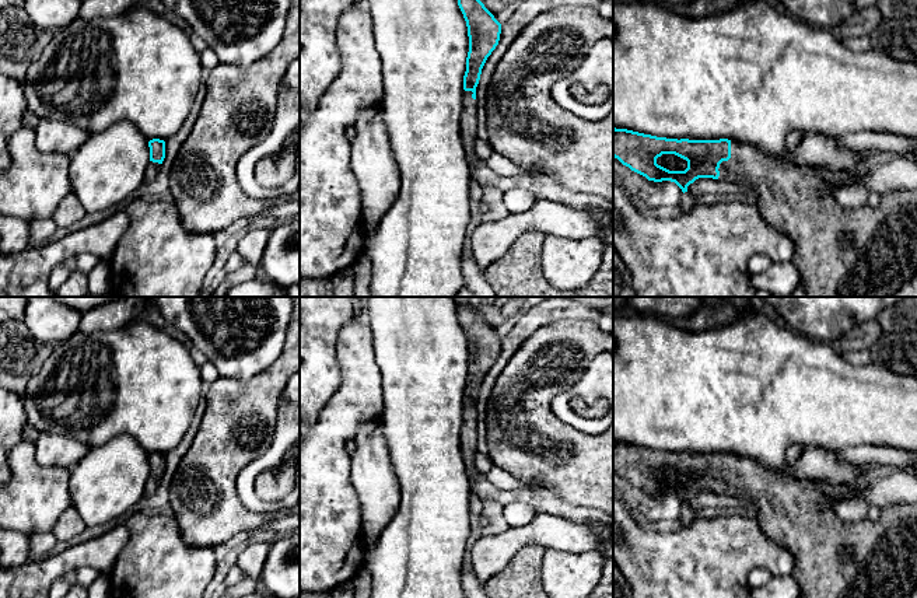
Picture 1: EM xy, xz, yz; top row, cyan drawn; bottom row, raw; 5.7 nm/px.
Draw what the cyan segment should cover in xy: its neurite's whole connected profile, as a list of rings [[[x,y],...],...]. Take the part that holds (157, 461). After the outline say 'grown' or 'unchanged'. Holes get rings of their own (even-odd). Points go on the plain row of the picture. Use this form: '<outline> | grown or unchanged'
[[[153,452],[148,455],[148,461],[150,461],[150,476],[144,486],[146,497],[151,496],[160,485],[160,480],[165,472],[165,455],[160,452]]] | grown

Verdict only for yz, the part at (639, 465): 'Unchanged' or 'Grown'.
Grown

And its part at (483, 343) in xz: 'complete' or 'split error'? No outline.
split error

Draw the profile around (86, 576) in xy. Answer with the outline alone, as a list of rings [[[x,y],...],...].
[[[83,566],[77,569],[74,574],[76,574],[76,584],[88,588],[99,577],[101,573],[90,566]]]

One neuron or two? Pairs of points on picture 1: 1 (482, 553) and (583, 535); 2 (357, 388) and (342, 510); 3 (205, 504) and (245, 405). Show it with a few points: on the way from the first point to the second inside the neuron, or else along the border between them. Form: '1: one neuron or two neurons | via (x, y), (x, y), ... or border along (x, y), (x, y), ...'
1: one neuron | via (507, 544), (524, 535), (557, 535)
2: one neuron | via (339, 419), (333, 427), (333, 479)
3: one neuron | via (206, 479), (217, 454), (235, 430)

